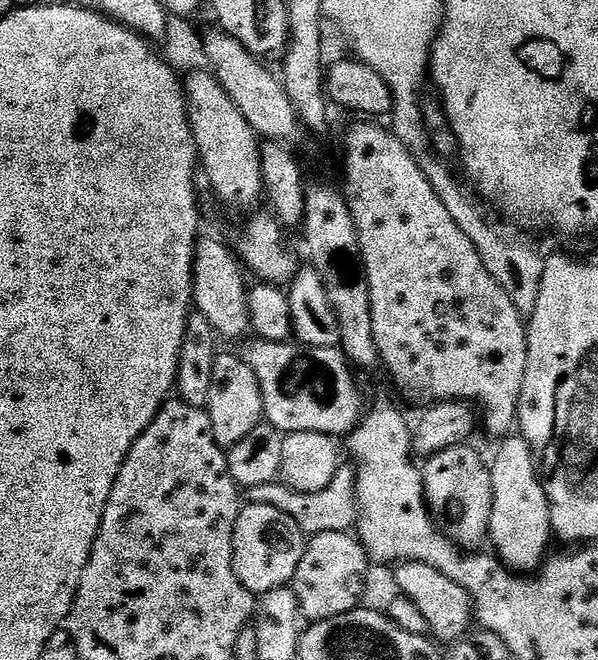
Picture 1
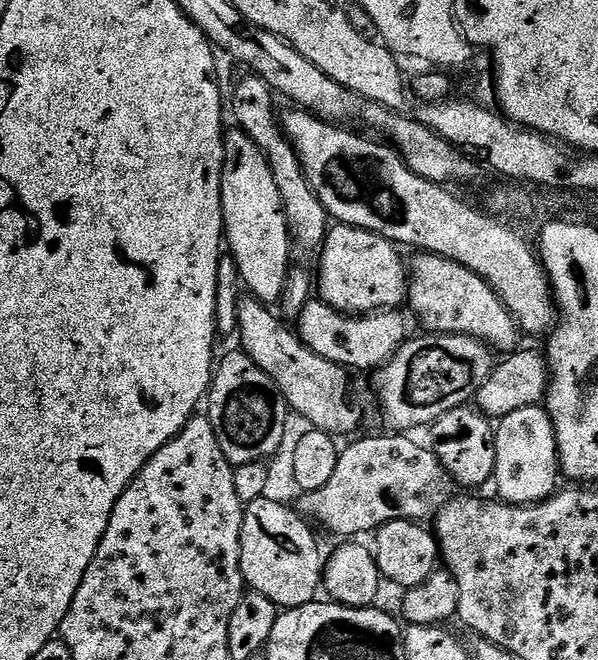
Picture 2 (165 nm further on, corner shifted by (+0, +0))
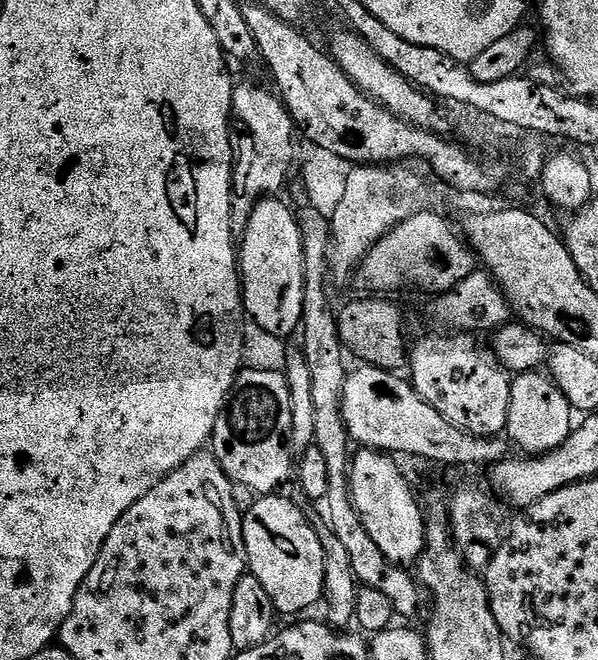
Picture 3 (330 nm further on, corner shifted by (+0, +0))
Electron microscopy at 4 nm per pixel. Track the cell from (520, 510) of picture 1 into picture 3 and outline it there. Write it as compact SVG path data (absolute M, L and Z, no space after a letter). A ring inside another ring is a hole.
M540 370L522 372L512 381L506 436L515 447L517 444L524 454L553 452L555 448L562 446L562 442L566 442L574 427L572 404L566 394L562 394L551 375L544 373L543 376L542 373Z

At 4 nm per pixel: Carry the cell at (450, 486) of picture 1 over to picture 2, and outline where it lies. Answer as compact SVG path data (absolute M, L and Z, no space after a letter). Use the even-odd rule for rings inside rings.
M475 406L455 408L442 418L438 418L431 425L430 433L436 439L434 451L440 464L448 472L453 481L456 480L466 487L472 488L475 484L484 484L496 475L496 442L494 439L494 424Z

